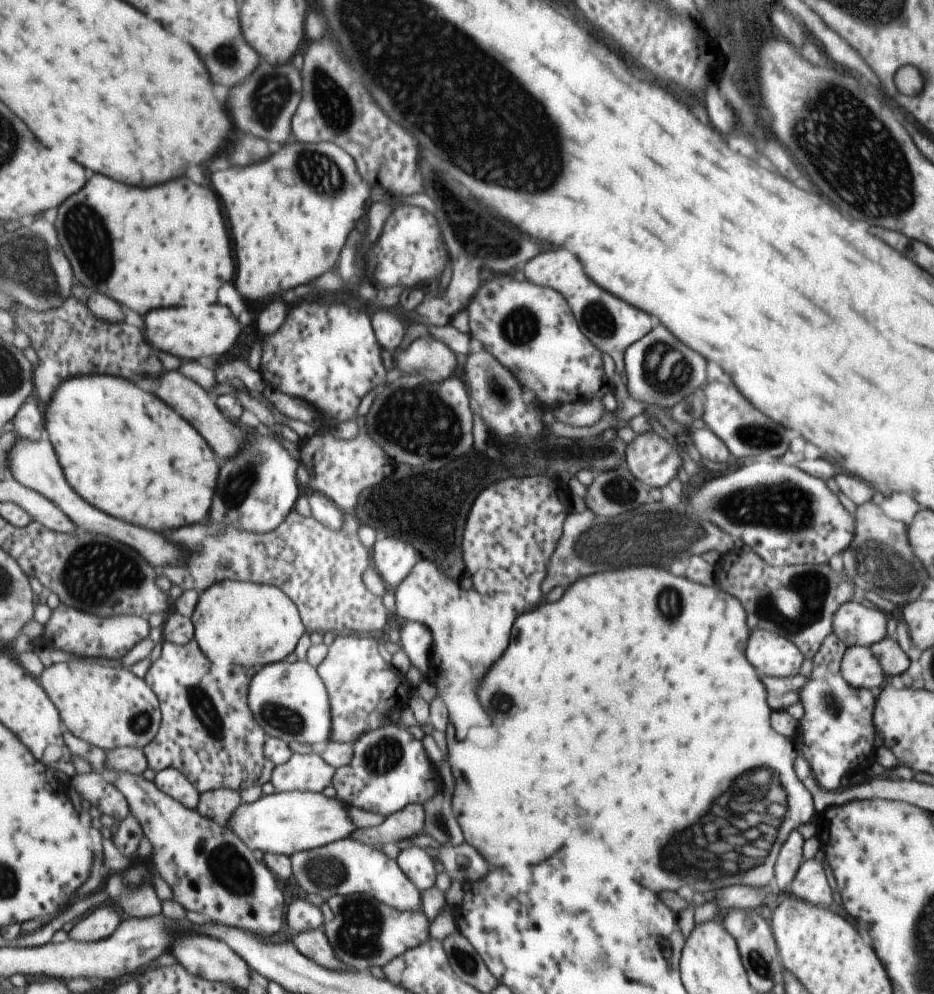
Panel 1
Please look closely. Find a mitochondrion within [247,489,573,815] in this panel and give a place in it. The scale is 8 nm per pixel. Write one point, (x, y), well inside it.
(384, 756)

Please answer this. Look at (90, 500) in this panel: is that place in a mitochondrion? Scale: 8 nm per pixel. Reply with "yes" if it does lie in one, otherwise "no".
no

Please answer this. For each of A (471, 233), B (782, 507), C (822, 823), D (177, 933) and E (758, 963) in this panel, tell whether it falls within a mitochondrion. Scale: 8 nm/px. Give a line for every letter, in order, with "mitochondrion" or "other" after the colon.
A: mitochondrion
B: mitochondrion
C: other
D: other
E: mitochondrion

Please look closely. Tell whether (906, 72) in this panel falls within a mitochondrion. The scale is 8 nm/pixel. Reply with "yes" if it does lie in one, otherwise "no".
yes

